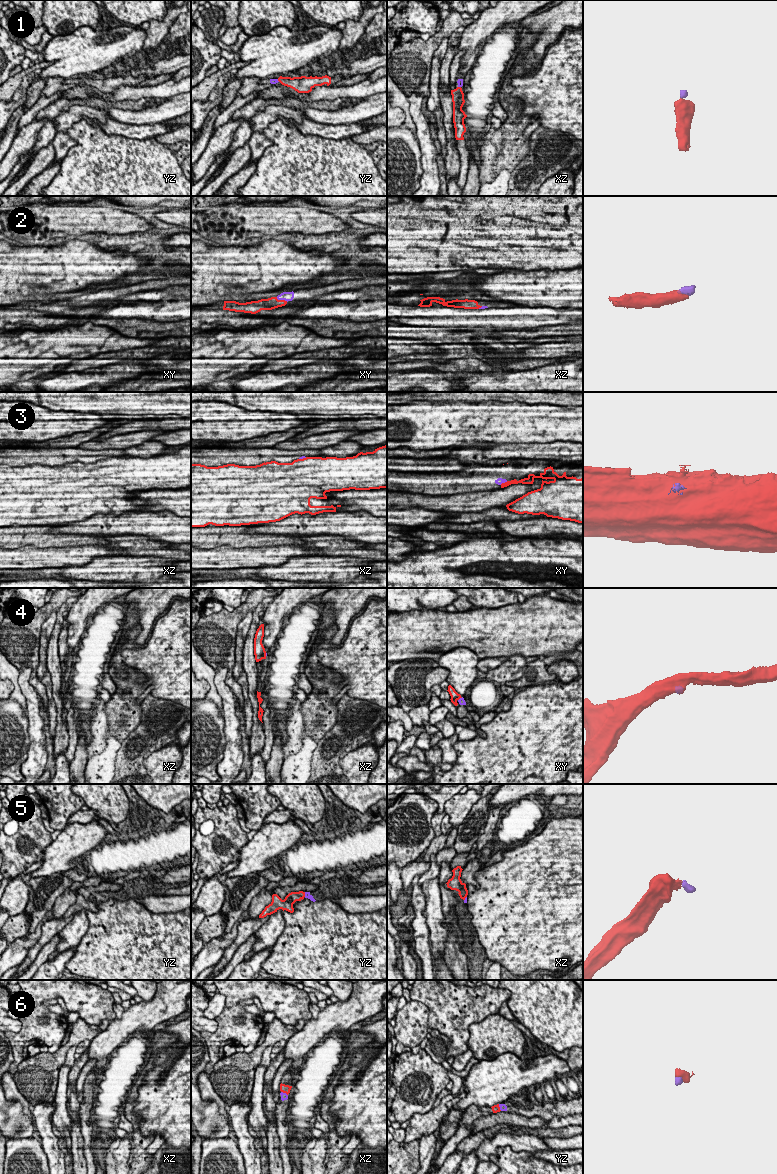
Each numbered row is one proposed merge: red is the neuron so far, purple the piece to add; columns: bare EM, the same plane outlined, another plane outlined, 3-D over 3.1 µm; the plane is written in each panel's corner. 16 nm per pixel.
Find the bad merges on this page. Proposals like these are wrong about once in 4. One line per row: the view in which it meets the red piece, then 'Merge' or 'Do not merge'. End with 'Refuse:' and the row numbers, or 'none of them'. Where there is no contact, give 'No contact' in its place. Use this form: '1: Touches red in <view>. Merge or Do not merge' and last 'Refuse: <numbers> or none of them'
1: Touches red in yz. Merge
2: Touches red in xy. Merge
3: Touches red in xz. Do not merge
4: Touches red in xy. Do not merge
5: Touches red in yz. Merge
6: Touches red in xz. Merge
Refuse: 3, 4

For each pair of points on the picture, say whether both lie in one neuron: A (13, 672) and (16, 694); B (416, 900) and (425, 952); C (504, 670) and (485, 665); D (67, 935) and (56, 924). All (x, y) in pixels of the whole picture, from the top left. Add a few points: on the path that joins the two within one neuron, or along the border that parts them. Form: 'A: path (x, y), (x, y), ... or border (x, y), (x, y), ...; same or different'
A: path (13, 677), (16, 689); same
B: path (418, 913), (419, 927), (426, 934), (426, 939); same
C: border (508, 657), (486, 673); different
D: border (74, 915), (56, 934); different

